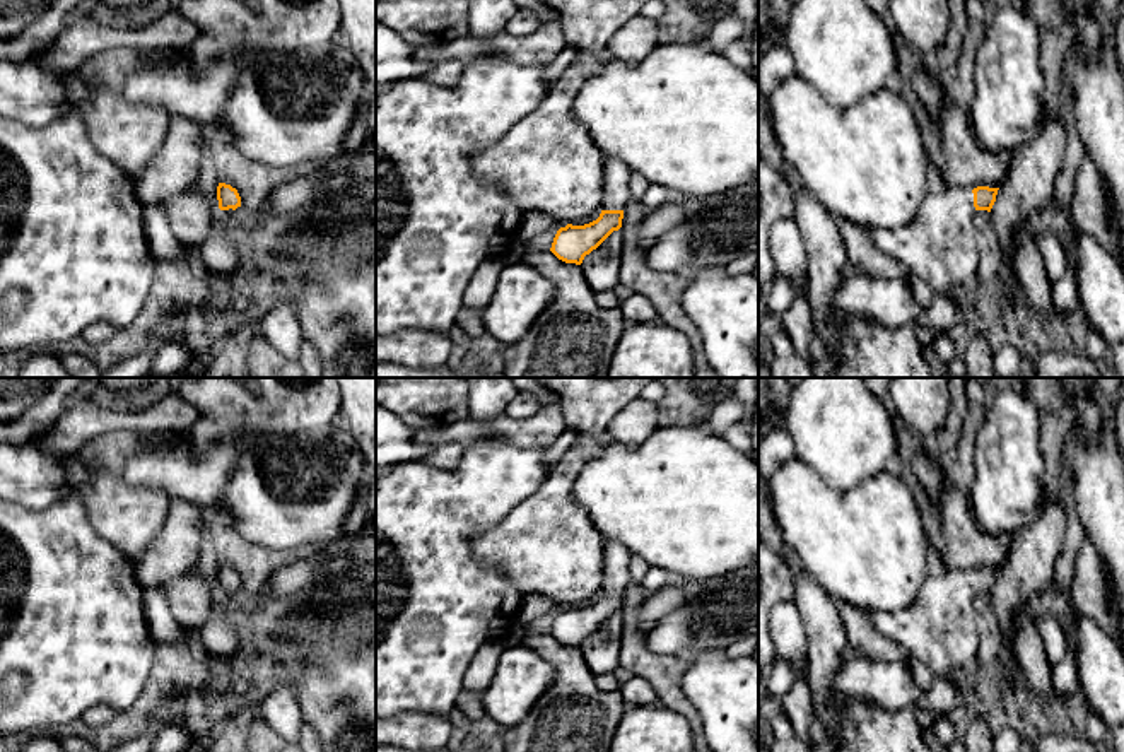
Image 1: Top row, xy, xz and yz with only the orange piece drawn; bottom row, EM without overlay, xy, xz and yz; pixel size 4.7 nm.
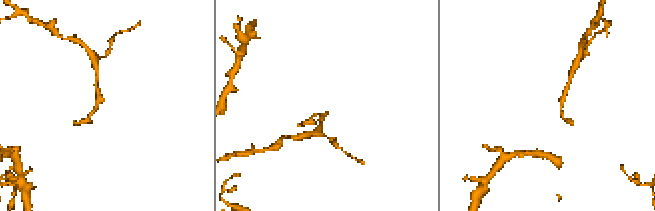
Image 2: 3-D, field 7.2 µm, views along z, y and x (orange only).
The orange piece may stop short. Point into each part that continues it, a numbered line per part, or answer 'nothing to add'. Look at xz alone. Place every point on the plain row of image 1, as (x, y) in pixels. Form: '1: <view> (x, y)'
1: xz (615, 566)

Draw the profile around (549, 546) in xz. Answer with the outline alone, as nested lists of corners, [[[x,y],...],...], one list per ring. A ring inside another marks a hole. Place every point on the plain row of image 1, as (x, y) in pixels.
[[[579,434],[535,494],[518,504],[495,528],[470,542],[475,557],[501,569],[519,591],[547,595],[559,605],[601,593],[605,538],[586,509],[572,499],[572,492],[579,473],[603,446],[605,438]]]

